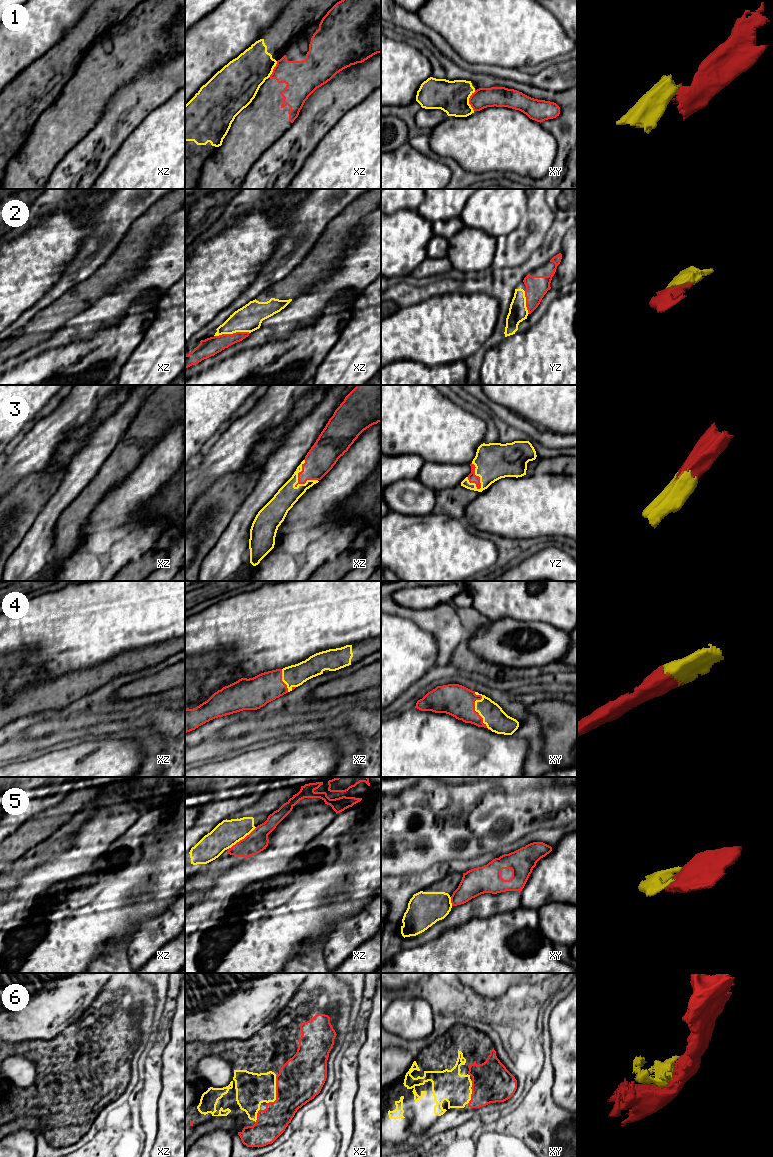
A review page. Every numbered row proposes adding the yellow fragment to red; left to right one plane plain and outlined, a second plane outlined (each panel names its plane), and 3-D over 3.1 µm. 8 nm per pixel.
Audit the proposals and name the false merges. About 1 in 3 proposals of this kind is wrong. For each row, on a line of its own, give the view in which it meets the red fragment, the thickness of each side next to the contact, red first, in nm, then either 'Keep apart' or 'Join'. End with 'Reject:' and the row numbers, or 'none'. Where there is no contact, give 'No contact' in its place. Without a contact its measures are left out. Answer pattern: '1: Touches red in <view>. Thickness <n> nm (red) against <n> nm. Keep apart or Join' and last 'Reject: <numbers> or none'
1: Touches red in xy. Thickness 160 nm (red) against 260 nm. Keep apart
2: Touches red in xz. Thickness 150 nm (red) against 200 nm. Join
3: Touches red in xz. Thickness 240 nm (red) against 170 nm. Join
4: Touches red in xy. Thickness 260 nm (red) against 180 nm. Join
5: Touches red in xz. Thickness 170 nm (red) against 200 nm. Keep apart
6: Touches red in xz. Thickness 360 nm (red) against 260 nm. Join
Reject: 1, 5

